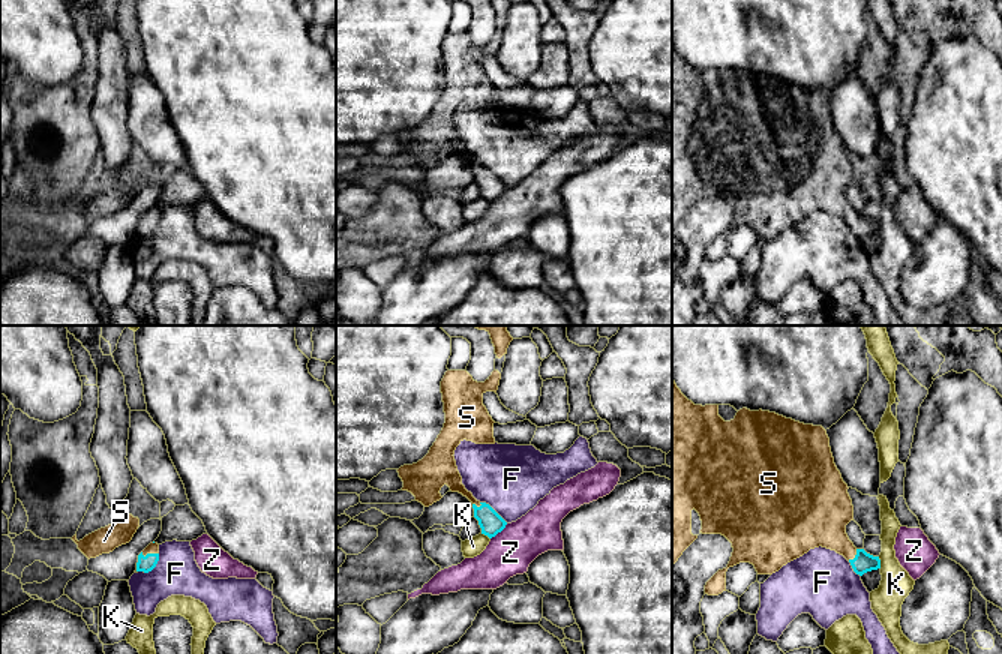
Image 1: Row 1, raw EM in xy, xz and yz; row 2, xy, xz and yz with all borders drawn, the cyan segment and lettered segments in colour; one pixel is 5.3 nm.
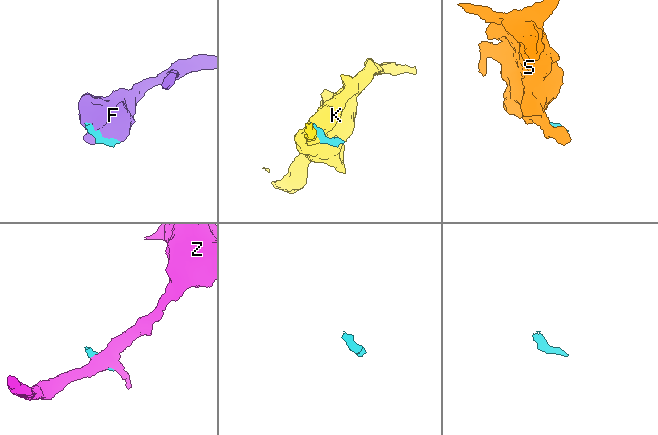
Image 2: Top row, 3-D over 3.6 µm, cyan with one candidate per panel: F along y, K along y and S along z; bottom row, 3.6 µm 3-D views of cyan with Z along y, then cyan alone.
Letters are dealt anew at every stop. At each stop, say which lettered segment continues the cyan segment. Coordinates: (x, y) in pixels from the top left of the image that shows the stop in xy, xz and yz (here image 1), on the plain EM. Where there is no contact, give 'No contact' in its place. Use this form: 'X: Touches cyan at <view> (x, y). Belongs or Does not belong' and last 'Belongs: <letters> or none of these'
F: Touches cyan at xy (152, 233). Does not belong
K: Touches cyan at yz (879, 227). Does not belong
S: Touches cyan at xy (149, 218). Belongs
Z: Touches cyan at xz (498, 195). Does not belong
Belongs: S

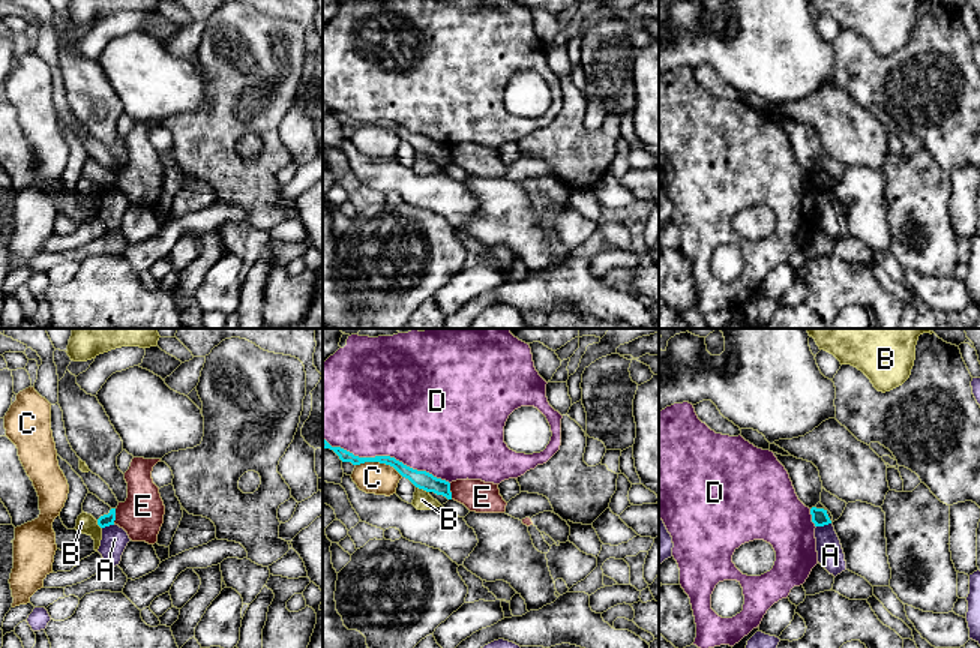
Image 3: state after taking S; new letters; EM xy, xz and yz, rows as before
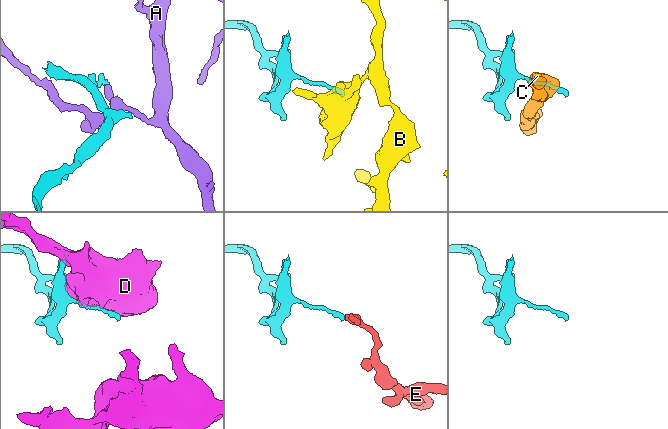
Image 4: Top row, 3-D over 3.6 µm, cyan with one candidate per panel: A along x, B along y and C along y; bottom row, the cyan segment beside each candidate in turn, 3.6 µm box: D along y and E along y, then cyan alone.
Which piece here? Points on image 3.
A: Touches cyan at yz (823, 189). Does not belong
B: Touches cyan at xz (422, 152). Does not belong
C: Touches cyan at xz (380, 126). Does not belong
D: Touches cyan at xz (386, 120). Does not belong
E: Touches cyan at xz (449, 155). Does not belong
Belongs: none of these

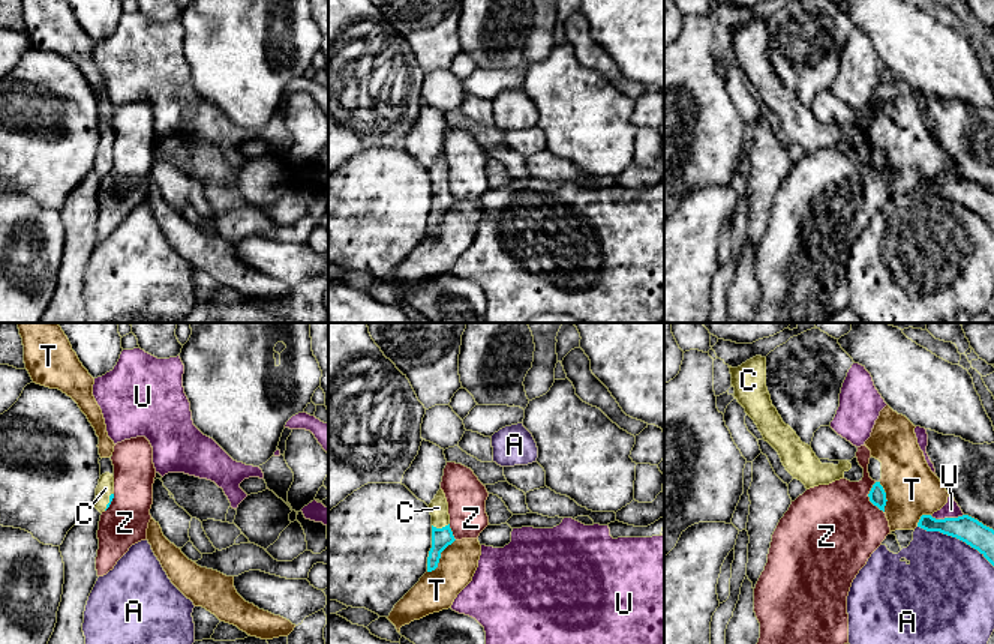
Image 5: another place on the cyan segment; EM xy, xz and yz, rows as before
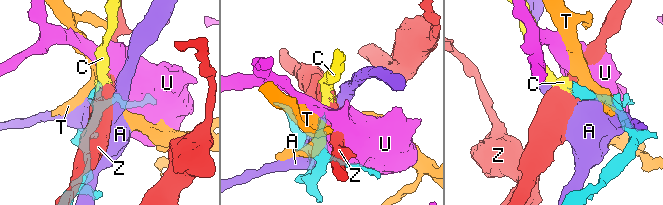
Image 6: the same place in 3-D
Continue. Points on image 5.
A: Touches cyan at yz (955, 200). Does not belong
C: Touches cyan at xz (440, 192). Belongs
T: Touches cyan at xz (440, 221). Does not belong
U: Touches cyan at yz (946, 182). Does not belong
Z: Touches cyan at yz (870, 162). Does not belong
Belongs: C

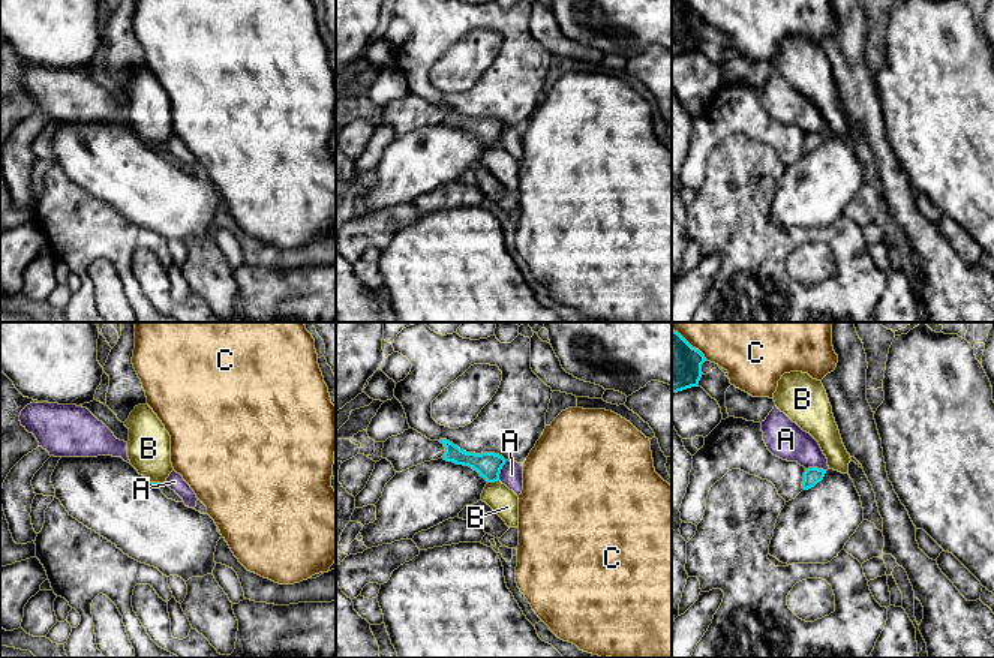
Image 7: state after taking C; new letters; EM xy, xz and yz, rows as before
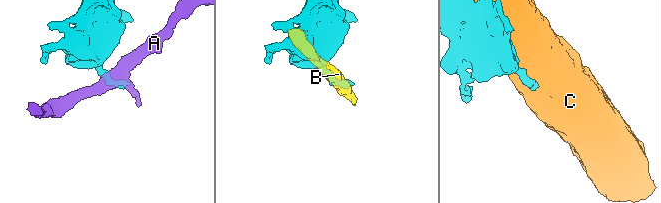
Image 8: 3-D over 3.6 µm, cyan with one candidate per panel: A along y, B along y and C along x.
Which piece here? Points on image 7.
A: Touches cyan at xz (499, 135). Does not belong
B: Touches cyan at xz (492, 146). Does not belong
C: Touches cyan at yz (694, 12). Does not belong
Belongs: none of these

